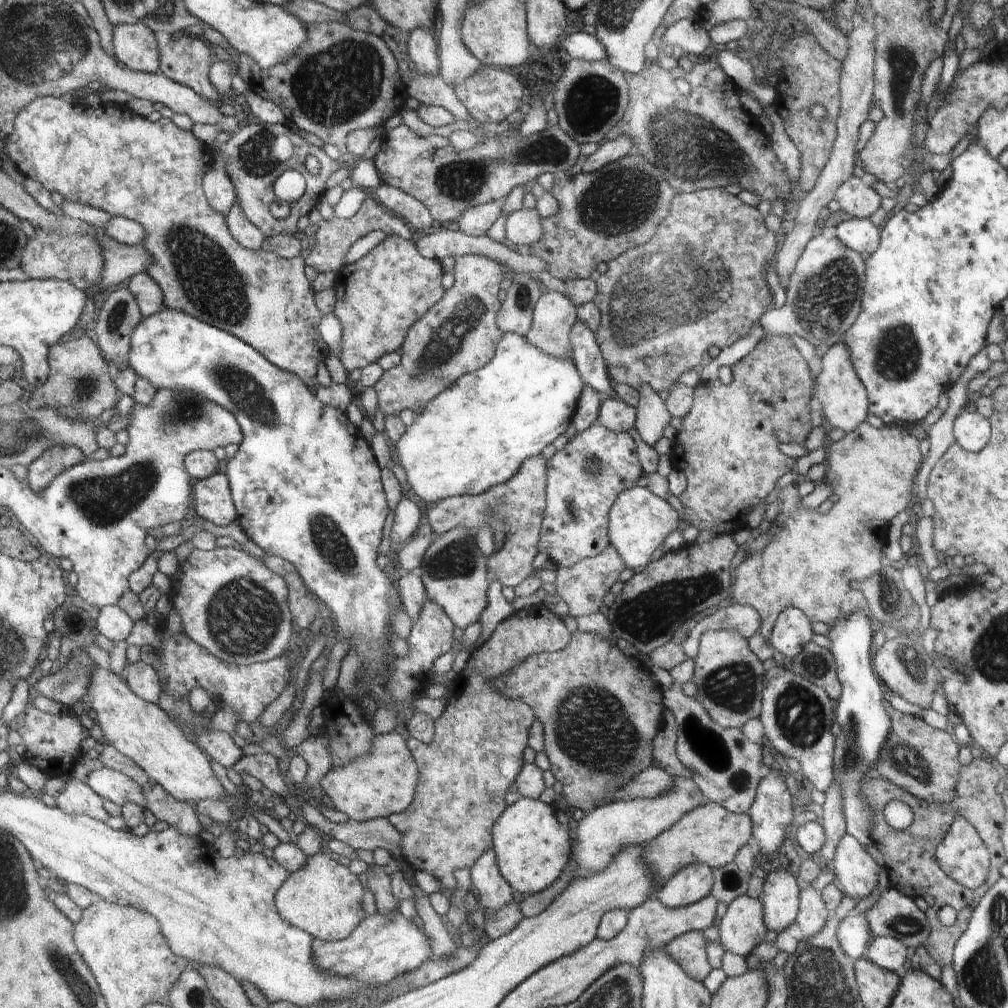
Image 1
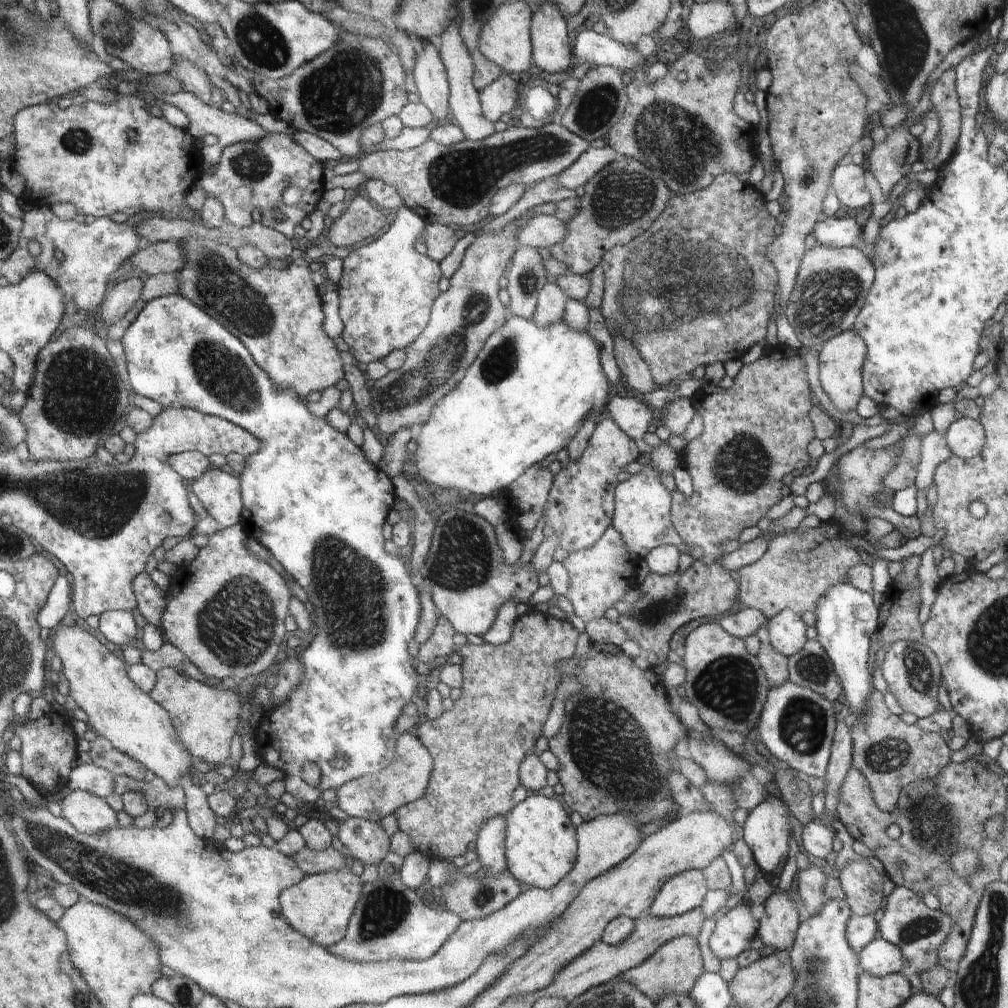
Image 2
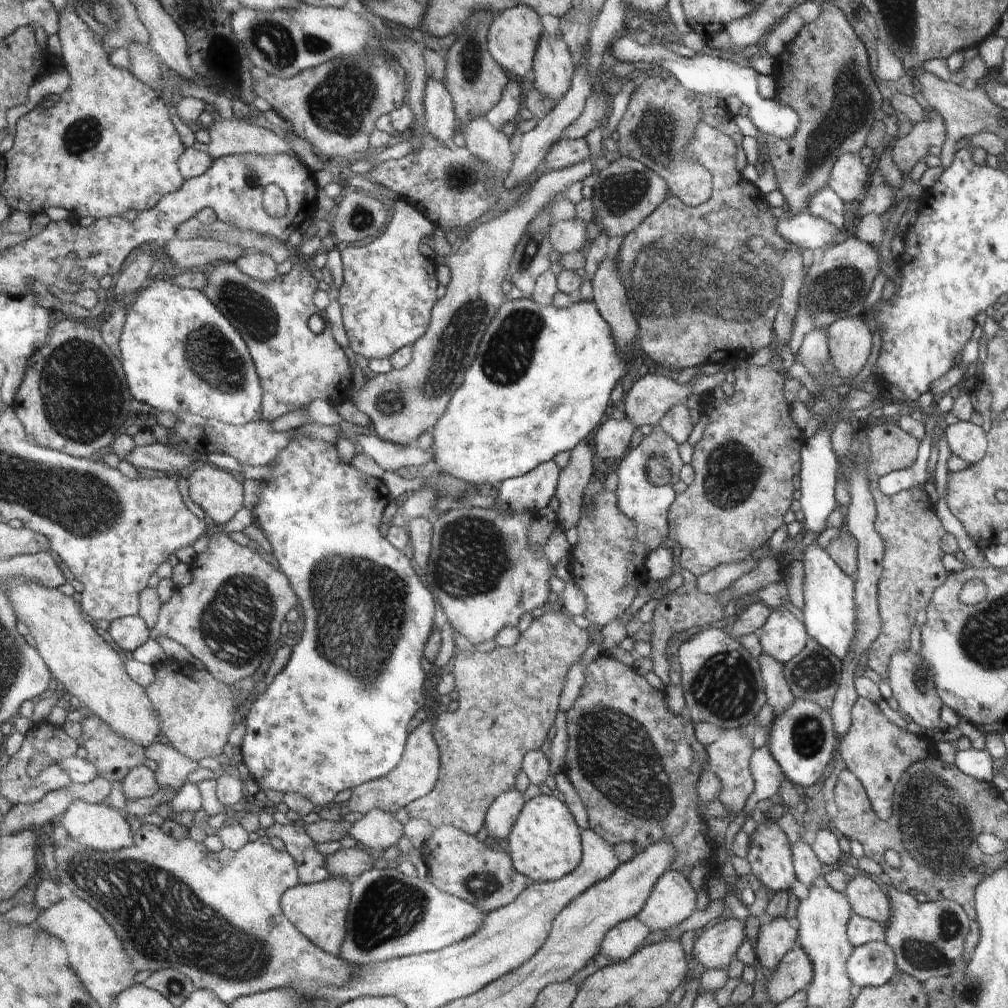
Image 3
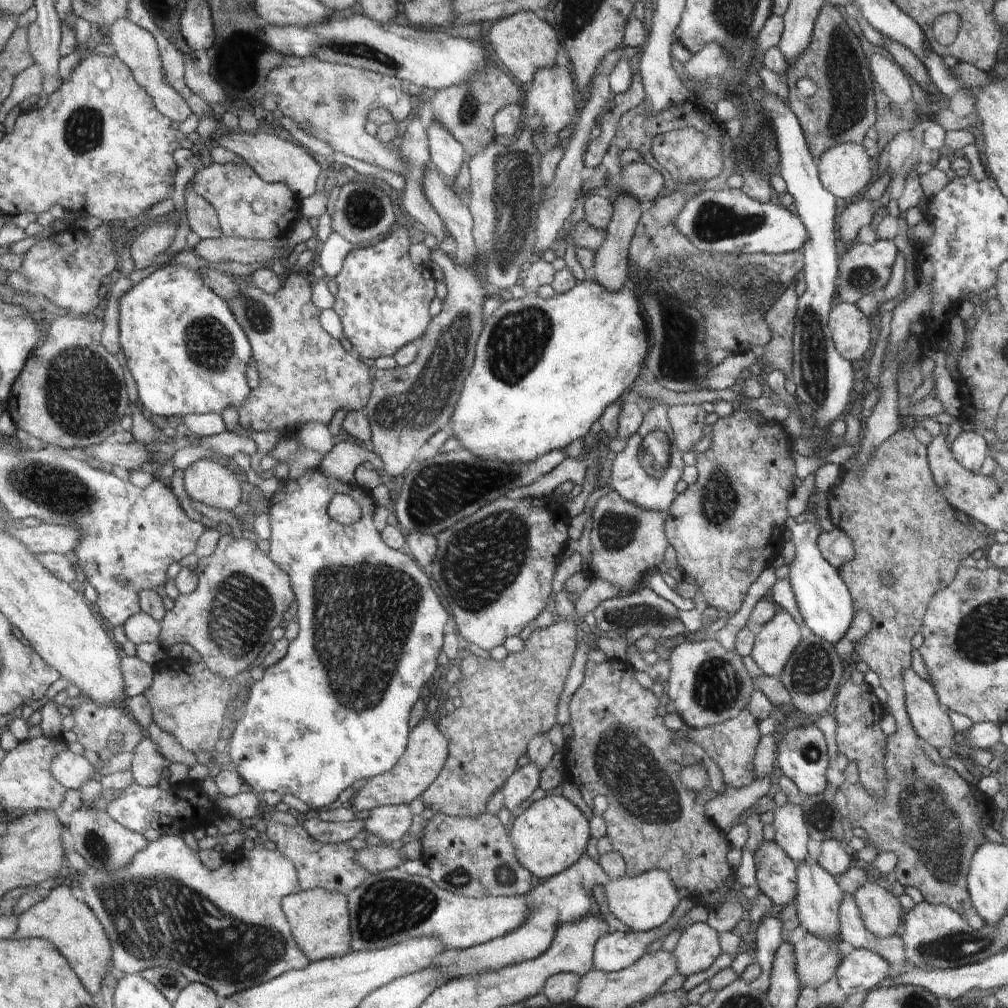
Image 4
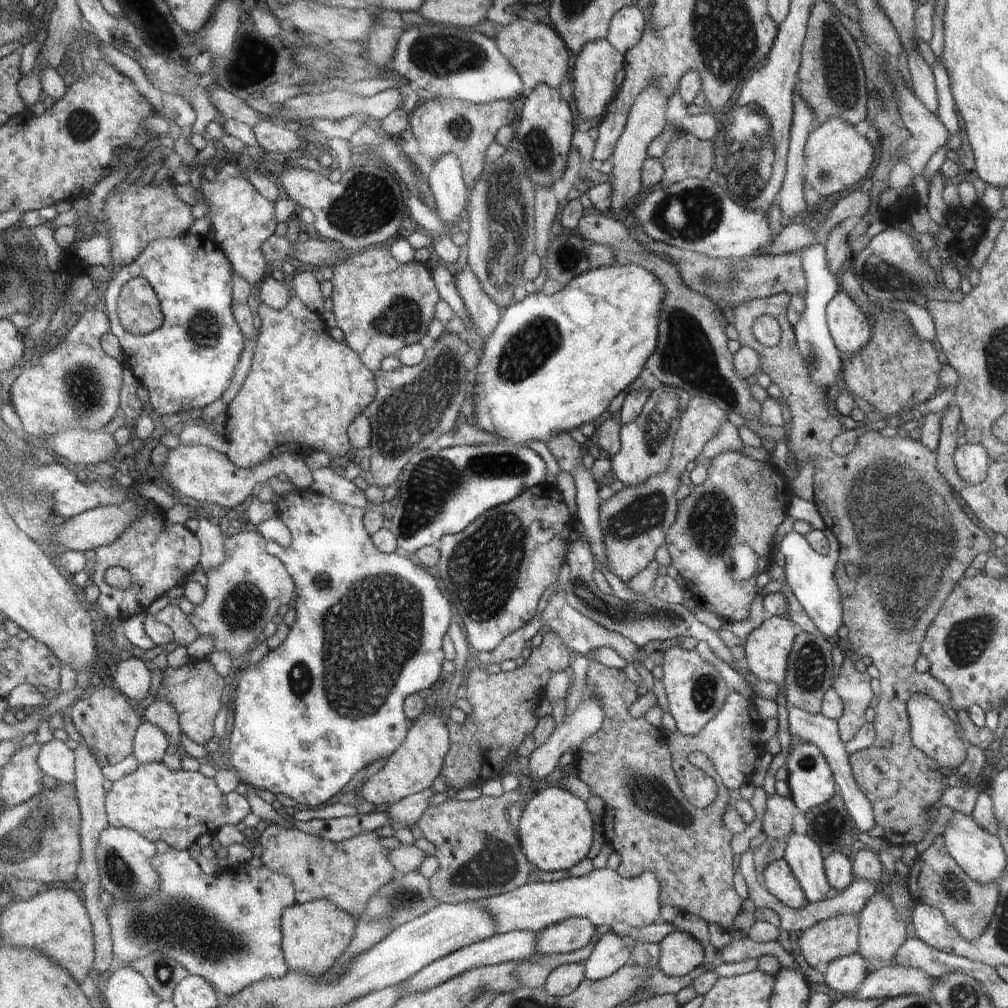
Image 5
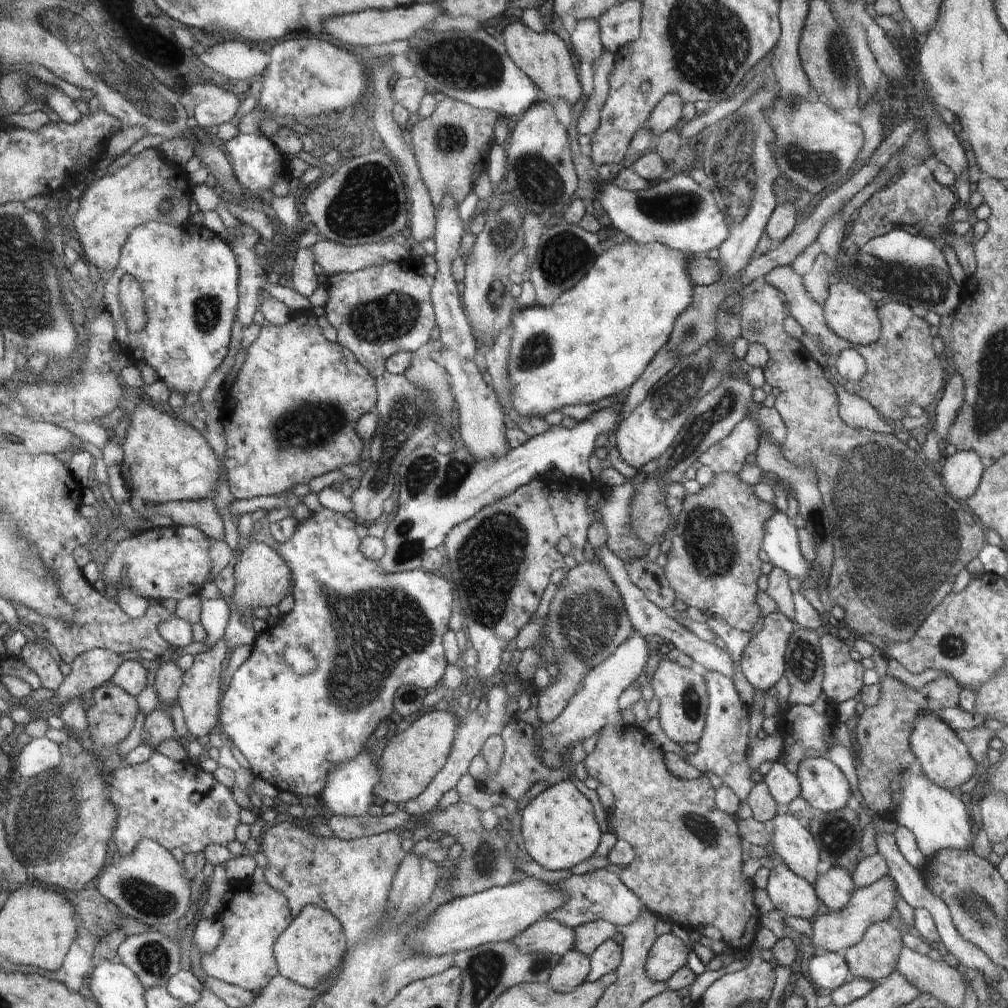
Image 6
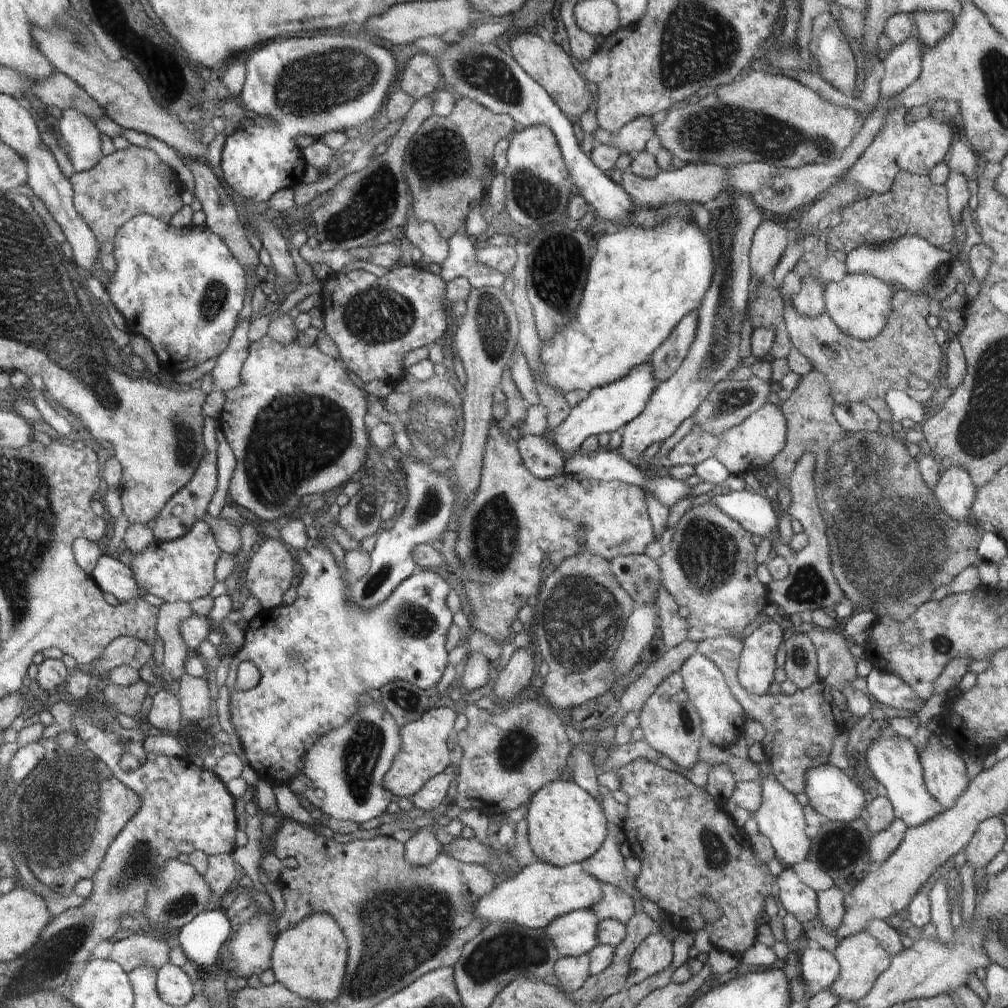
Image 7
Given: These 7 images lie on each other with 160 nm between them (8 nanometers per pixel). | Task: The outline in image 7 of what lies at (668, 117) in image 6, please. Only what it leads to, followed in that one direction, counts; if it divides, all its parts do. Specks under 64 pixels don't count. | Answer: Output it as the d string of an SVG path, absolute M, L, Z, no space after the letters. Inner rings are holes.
M640 116L633 122L624 124L616 134L598 127L592 134L592 140L597 145L616 146L621 154L645 151L646 144L656 137L655 119L650 116Z

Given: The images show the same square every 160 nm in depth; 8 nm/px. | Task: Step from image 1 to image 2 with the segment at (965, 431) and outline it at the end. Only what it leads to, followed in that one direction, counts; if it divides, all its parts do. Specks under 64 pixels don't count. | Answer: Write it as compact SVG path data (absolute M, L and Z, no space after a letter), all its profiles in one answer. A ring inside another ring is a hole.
M957 418L945 432L950 450L960 458L975 457L985 445L985 430L978 418Z

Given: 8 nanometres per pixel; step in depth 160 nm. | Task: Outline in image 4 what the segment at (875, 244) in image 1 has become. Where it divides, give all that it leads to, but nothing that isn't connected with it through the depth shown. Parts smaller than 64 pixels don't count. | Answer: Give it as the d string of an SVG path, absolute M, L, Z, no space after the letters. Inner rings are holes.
M723 188L693 189L690 200L678 210L674 218L676 230L682 238L688 238L694 248L701 252L720 254L781 254L801 251L808 240L808 232L793 209L781 207L777 201L760 203L742 190Z

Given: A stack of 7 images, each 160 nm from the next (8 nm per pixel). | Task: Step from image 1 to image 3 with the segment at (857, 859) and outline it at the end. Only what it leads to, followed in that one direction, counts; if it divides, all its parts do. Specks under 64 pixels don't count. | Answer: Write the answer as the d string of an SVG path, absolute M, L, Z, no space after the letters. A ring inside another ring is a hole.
M854 871L845 888L845 895L853 913L882 925L891 916L887 894L864 872Z

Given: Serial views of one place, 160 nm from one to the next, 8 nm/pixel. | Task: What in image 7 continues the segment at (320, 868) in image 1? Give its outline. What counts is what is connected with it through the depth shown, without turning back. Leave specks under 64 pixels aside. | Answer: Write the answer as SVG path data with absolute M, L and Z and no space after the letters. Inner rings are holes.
M316 913L294 928L280 933L272 953L272 972L276 981L292 993L313 1002L338 1002L348 973L349 947L330 914Z

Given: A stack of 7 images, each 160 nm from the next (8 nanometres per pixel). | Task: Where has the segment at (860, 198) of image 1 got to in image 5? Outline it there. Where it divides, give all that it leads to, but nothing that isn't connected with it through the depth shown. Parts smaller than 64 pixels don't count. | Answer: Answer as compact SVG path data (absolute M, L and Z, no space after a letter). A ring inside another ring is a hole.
M841 118L827 119L821 125L814 124L805 146L806 170L804 170L805 182L812 186L820 197L832 196L838 192L849 192L859 187L865 180L874 155L877 153L870 146L871 137L858 134L851 124Z

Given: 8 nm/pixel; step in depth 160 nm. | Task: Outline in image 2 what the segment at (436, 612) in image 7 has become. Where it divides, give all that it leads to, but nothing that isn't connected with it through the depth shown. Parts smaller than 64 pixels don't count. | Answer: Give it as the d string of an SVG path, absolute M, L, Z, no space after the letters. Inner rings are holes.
M180 294L160 297L153 301L147 302L134 321L126 328L120 342L122 343L126 360L127 373L130 381L131 389L136 395L142 395L164 407L190 407L207 415L219 416L220 418L229 420L235 425L245 428L253 437L259 440L259 449L245 458L244 468L239 478L242 481L241 493L243 498L242 509L242 525L244 526L245 536L258 541L265 546L271 555L284 568L292 574L294 580L308 590L308 600L314 604L318 620L316 620L316 638L310 646L301 648L298 657L306 667L306 673L301 684L297 686L290 698L282 705L276 706L271 712L261 713L256 717L255 724L255 749L260 758L266 764L280 770L284 774L282 779L285 784L285 790L296 796L296 798L305 802L314 802L318 800L324 790L338 790L347 782L357 780L358 777L364 777L368 774L374 776L376 773L388 768L394 762L396 742L400 735L396 732L394 724L396 719L402 713L402 709L406 702L414 696L416 688L418 688L418 674L414 670L414 666L410 664L410 655L408 654L408 642L413 639L414 631L420 620L420 601L418 590L410 580L410 574L404 568L404 562L400 560L397 554L386 554L384 550L384 536L382 536L382 526L386 522L388 512L392 510L394 504L394 486L390 482L390 478L386 474L380 474L380 470L376 465L366 460L364 452L336 427L333 427L326 417L317 417L313 411L309 409L308 402L298 394L296 389L286 389L280 392L279 388L273 383L273 379L269 374L262 370L262 367L256 366L256 362L252 360L250 352L246 350L246 346L232 336L222 324L218 324L216 320L212 320L212 316L208 316L198 305L191 303ZM336 754L343 754L348 758L348 764L345 768L332 768L330 760L336 758ZM304 764L316 764L320 768L321 780L318 786L308 785L302 779L302 768Z

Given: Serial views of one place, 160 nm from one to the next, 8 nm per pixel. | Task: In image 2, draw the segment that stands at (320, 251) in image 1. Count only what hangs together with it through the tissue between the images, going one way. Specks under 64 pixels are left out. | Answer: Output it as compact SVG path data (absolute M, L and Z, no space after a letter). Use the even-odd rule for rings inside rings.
M358 193L350 196L344 214L334 219L328 232L327 236L332 244L336 247L350 246L352 242L362 242L384 228L384 214L376 210L370 201Z

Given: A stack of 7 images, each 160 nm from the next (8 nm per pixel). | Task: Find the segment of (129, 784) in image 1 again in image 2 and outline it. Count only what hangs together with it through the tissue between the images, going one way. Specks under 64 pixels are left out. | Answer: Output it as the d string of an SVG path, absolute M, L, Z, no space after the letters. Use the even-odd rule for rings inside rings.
M94 763L78 764L69 774L67 787L70 791L80 789L105 799L115 793L115 774Z

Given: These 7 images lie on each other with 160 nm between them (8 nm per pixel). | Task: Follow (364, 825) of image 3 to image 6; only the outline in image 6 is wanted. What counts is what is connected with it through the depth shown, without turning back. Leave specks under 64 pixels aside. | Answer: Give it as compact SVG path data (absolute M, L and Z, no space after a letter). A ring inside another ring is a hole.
M497 682L496 686L490 687L485 693L487 698L488 708L485 714L481 715L478 712L469 709L463 718L459 718L462 722L462 726L458 726L457 741L454 742L453 753L450 754L449 763L445 768L433 779L433 783L425 790L425 793L421 797L414 798L413 801L406 802L406 809L408 815L421 816L429 814L436 806L438 802L446 795L446 792L450 792L455 789L457 783L469 772L469 766L475 757L479 756L480 750L482 750L483 744L494 735L500 735L504 726L508 722L507 715L507 702L509 699L507 693L507 684L500 686Z

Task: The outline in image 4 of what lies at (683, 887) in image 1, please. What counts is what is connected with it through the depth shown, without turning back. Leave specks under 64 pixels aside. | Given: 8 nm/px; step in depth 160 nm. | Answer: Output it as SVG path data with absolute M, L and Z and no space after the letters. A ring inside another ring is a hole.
M651 869L634 877L609 878L608 884L602 886L608 912L624 923L632 931L648 932L657 929L666 922L678 903L678 894L673 880L665 871Z

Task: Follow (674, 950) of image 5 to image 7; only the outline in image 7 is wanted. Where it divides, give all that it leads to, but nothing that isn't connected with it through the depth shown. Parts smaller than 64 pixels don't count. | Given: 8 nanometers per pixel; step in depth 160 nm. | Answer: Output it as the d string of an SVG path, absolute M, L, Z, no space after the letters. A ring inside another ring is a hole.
M655 931L649 934L633 952L628 972L628 985L638 985L646 978L661 973L672 964L672 944L668 936Z

